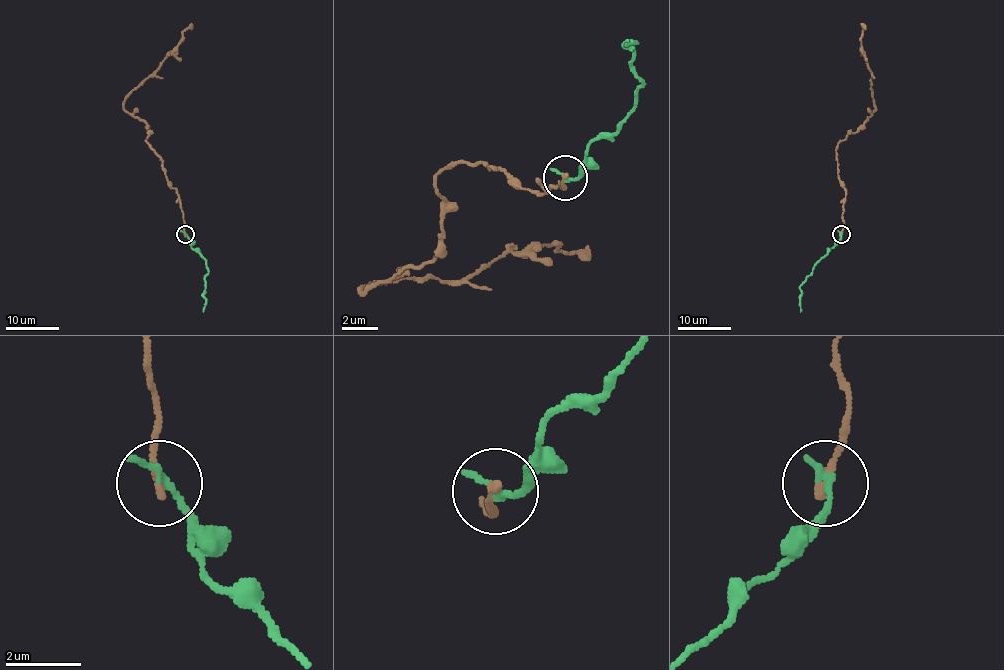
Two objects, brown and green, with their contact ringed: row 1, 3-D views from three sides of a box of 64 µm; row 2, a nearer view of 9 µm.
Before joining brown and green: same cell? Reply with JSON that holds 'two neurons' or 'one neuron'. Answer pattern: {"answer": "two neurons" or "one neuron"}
{"answer": "two neurons"}

